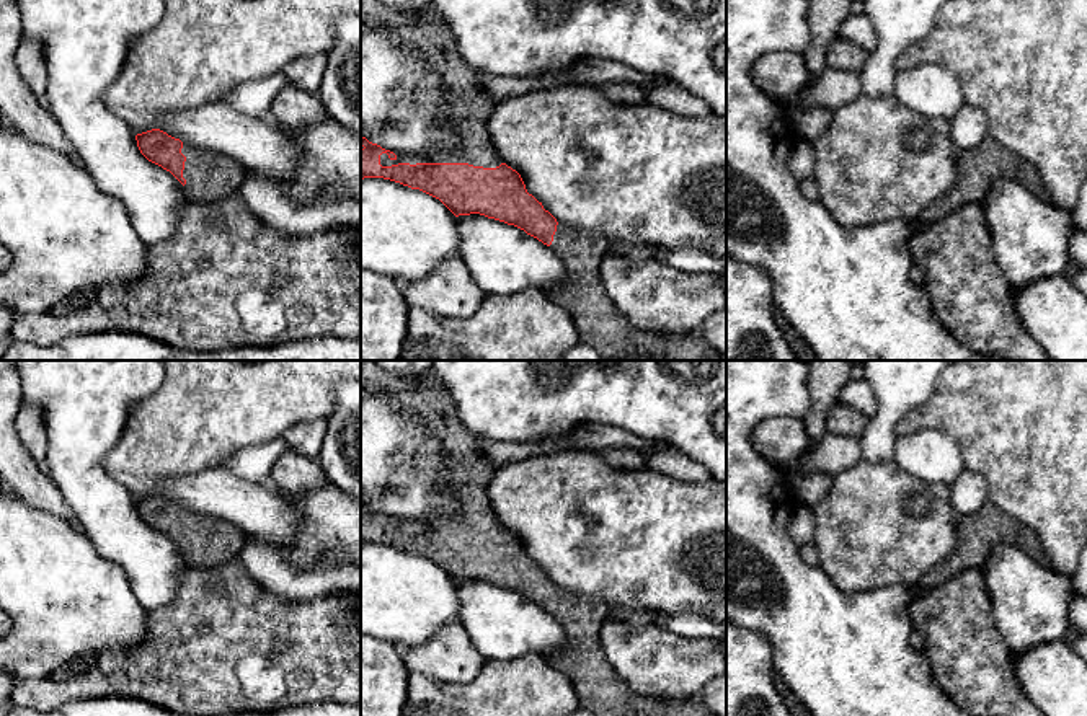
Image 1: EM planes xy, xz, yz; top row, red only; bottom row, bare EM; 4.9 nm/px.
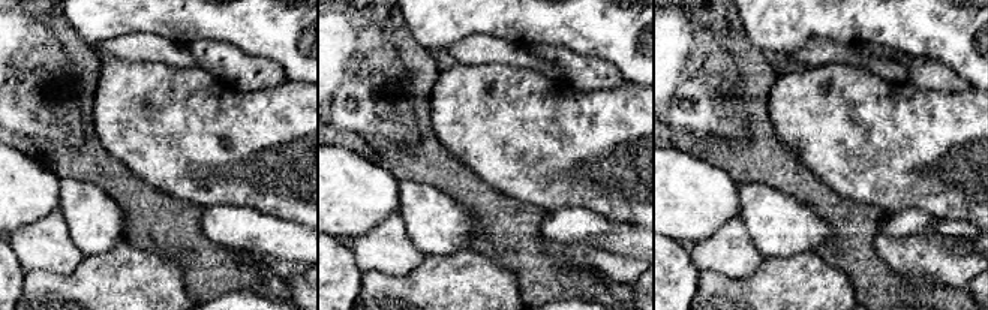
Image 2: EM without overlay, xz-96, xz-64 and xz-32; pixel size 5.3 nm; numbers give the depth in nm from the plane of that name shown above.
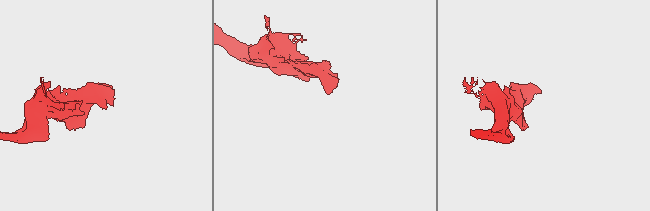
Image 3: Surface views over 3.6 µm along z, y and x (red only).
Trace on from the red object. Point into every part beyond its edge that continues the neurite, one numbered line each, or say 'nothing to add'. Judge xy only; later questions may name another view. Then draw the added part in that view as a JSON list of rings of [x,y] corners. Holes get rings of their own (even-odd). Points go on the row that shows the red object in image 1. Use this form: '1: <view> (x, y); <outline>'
1: xy (211, 178); [[[183,145],[181,153],[186,157],[183,189],[191,202],[219,204],[233,196],[248,176],[246,170],[222,153],[193,145]]]

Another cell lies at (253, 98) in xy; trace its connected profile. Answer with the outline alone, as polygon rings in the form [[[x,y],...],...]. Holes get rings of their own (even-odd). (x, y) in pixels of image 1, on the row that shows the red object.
[[[276,75],[251,80],[227,91],[219,101],[251,117],[268,117],[276,95],[289,85],[287,77]]]

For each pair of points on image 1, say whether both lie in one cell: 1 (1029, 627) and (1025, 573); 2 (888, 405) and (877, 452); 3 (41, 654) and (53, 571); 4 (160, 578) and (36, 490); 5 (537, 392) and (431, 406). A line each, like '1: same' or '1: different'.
1: same
2: same
3: same
4: different
5: different

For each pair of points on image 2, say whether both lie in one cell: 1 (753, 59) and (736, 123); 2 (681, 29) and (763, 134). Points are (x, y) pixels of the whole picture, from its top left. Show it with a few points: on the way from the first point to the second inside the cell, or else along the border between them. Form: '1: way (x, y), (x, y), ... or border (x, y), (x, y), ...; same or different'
1: way (738, 75), (738, 89), (744, 95), (744, 107); same
2: way (681, 57), (735, 114); same

